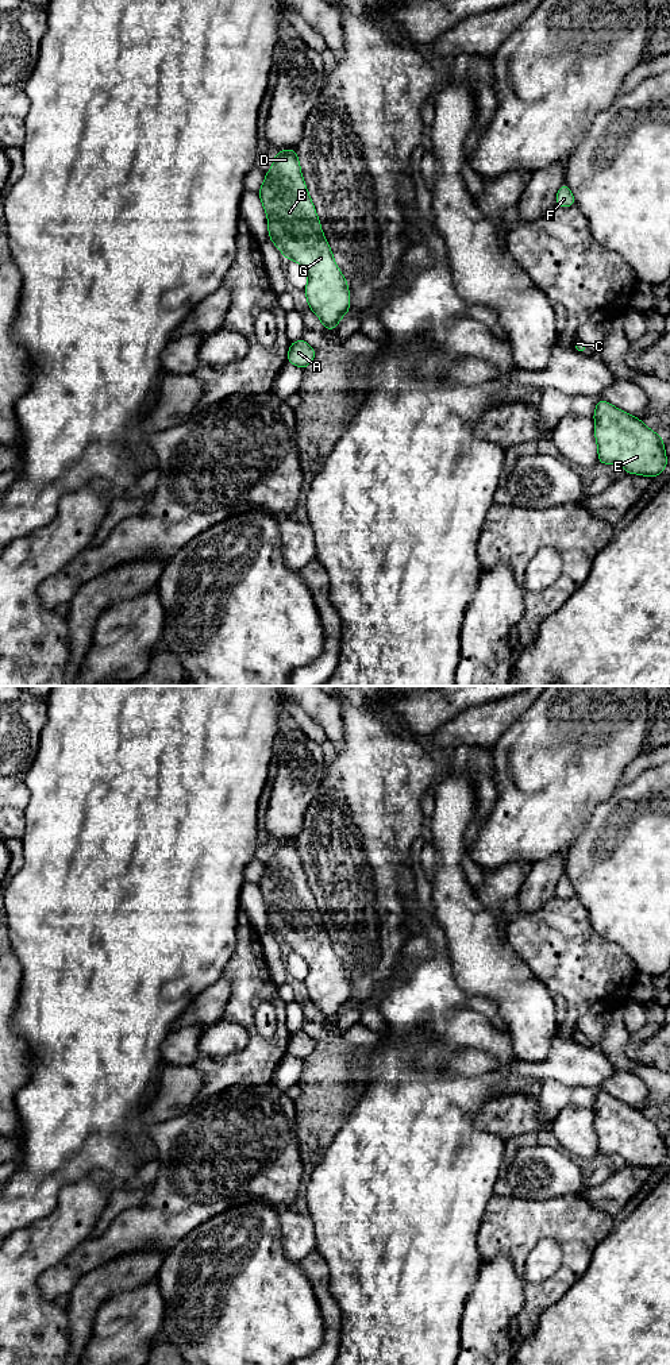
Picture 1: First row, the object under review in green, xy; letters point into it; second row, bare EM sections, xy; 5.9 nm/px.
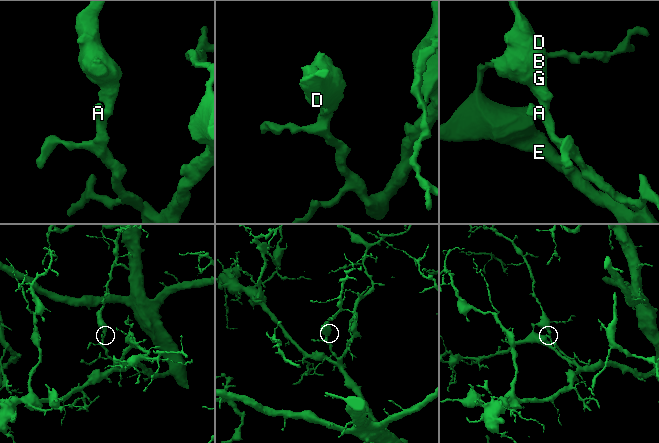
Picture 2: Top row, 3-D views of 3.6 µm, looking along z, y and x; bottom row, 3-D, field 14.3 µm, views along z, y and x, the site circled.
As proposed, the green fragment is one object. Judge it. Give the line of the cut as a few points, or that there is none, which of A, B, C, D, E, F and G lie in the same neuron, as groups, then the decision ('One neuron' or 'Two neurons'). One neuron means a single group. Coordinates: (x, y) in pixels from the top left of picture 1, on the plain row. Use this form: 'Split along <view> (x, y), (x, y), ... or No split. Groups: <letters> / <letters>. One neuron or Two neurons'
No split. Groups: A B C D E F G. One neuron

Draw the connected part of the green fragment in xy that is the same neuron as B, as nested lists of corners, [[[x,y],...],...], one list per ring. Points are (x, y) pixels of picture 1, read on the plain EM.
[[[296,840],[276,842],[257,884],[267,907],[269,932],[285,951],[307,961],[308,975],[303,983],[308,999],[317,1006],[324,1021],[336,1022],[338,1014],[350,1002],[349,976],[321,924]]]

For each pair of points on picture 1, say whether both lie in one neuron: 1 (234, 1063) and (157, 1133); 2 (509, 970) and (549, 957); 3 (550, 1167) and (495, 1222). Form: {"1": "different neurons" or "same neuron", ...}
{"1": "different neurons", "2": "different neurons", "3": "different neurons"}

